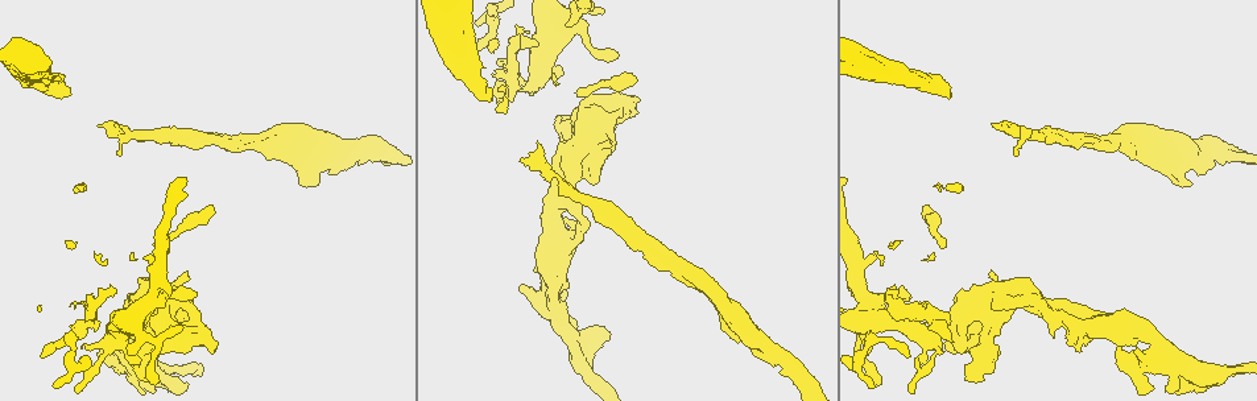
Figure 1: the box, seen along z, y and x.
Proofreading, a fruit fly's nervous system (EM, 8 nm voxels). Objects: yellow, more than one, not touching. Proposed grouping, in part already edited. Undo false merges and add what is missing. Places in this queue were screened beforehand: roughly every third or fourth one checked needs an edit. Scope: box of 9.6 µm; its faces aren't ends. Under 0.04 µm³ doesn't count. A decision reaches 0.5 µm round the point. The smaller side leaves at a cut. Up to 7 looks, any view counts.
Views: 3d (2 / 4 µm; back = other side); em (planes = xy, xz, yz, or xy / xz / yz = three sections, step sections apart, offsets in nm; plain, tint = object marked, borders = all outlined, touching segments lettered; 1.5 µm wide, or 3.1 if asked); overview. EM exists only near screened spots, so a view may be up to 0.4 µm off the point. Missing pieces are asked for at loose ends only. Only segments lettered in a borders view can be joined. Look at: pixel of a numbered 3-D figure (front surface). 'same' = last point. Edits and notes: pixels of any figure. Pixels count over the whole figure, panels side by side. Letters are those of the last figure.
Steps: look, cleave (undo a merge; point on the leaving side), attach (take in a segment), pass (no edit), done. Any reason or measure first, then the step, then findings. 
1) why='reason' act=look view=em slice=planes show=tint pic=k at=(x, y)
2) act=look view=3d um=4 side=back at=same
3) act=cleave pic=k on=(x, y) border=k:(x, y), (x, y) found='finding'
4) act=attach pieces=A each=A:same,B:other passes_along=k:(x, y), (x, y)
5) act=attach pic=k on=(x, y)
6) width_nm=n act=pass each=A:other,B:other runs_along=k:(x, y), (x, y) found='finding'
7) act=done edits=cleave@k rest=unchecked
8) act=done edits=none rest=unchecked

why='an open end' act=look view=3d um=4 pic=1 at=(1120, 351)

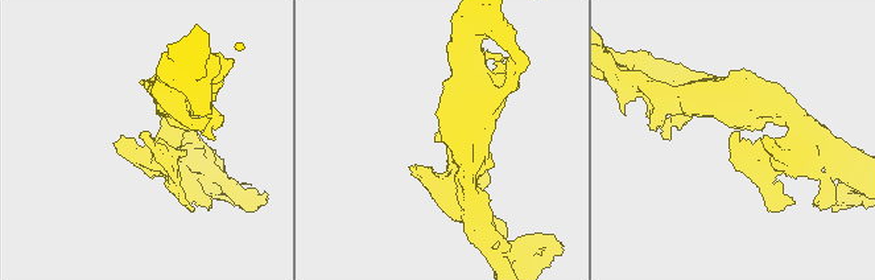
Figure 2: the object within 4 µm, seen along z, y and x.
act=look view=em slice=xz step=4 show=borders pic=2 at=(434, 140)

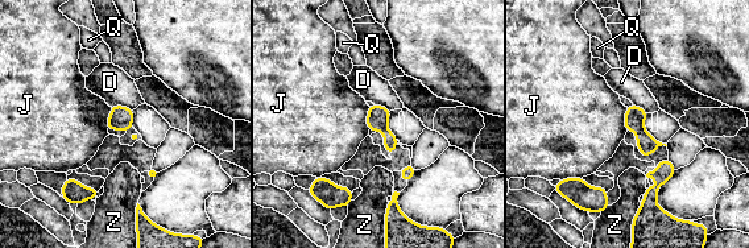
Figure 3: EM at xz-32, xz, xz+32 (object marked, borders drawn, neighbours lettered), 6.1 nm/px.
act=pass each=D:other,J:other,Q:other,Z:other found='no lettered segment goes on from it'

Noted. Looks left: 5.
why='calibre changes' act=look view=em slice=xy step=8 show=tint pic=1 at=(765, 345)

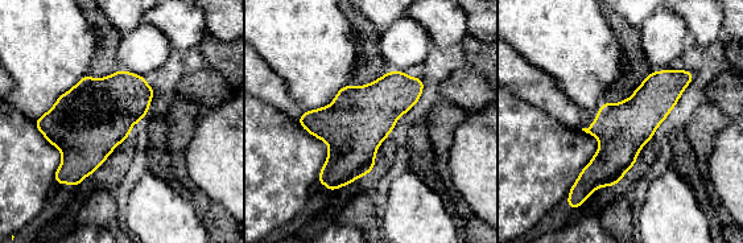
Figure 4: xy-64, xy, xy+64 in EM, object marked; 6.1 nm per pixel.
why='cut it another way' act=look view=em slice=planes show=borders at=same

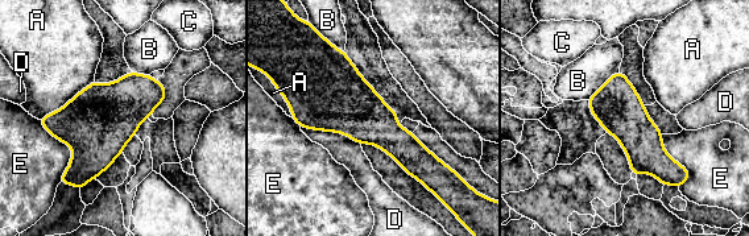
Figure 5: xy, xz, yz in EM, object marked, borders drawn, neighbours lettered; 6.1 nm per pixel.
width_nm=300 act=pass each=A:other,B:other,C:other,D:other,E:other border=5:(301, 125), (338, 131), (360, 144) found='all the same neuron'

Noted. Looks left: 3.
why='an open end' act=look view=3d um=4 side=back pic=1 at=(869, 353)

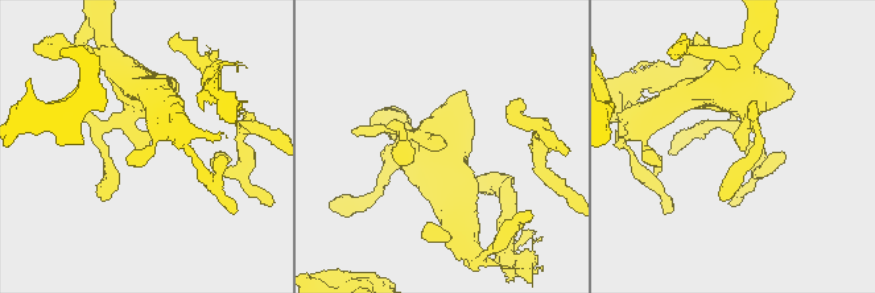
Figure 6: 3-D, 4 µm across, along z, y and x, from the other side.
why='need the tissue' act=look view=em slice=planes show=tint pic=6 at=(743, 151)

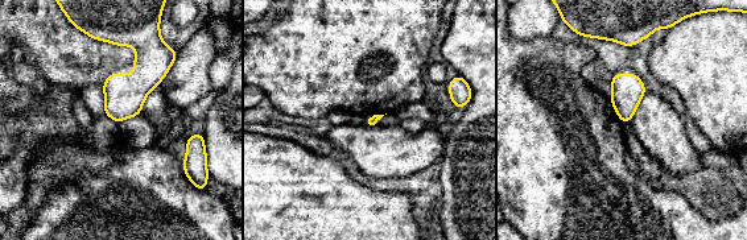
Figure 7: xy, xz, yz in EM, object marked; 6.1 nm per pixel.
act=look view=em slice=planes show=borders at=same

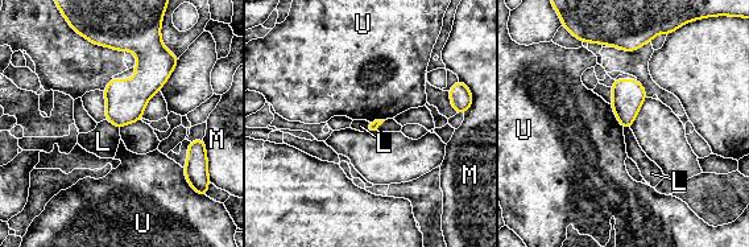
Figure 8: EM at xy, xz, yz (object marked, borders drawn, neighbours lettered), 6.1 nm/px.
act=pass each=L:other,M:other,U:other found='none of them fits'

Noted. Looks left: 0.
act=done edits=none rest=unchecked

